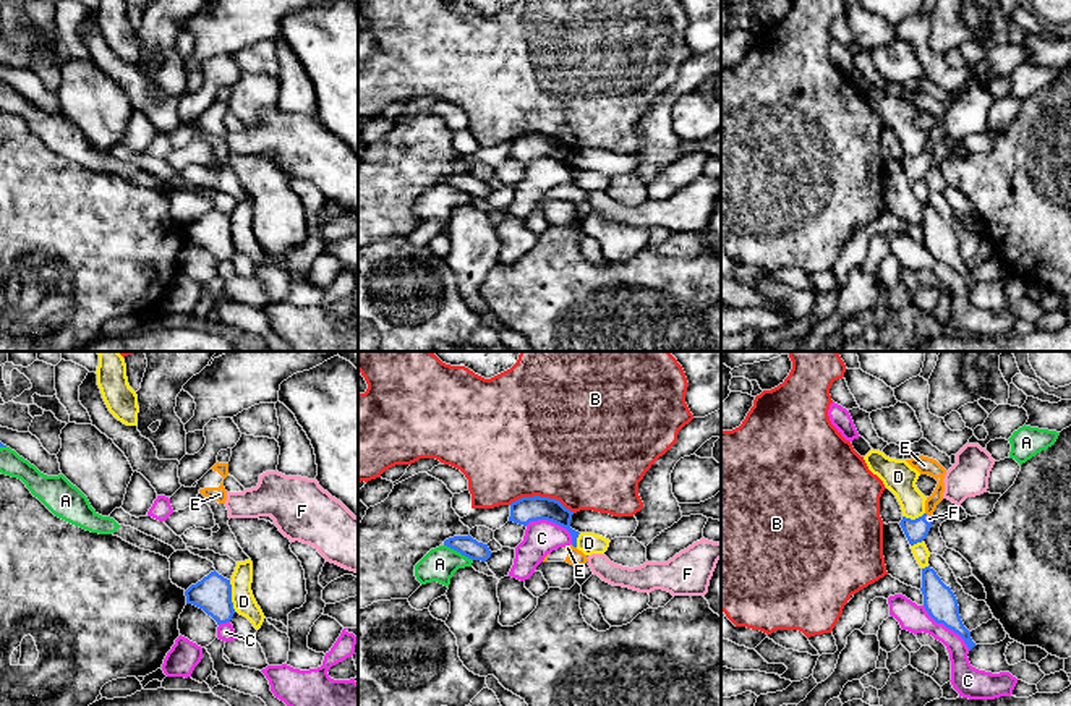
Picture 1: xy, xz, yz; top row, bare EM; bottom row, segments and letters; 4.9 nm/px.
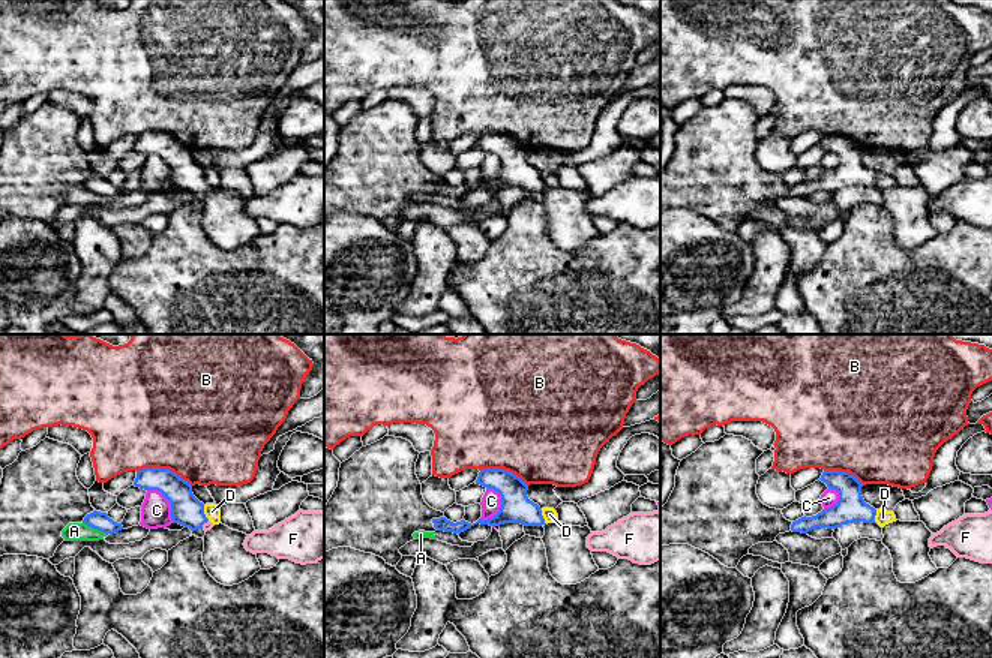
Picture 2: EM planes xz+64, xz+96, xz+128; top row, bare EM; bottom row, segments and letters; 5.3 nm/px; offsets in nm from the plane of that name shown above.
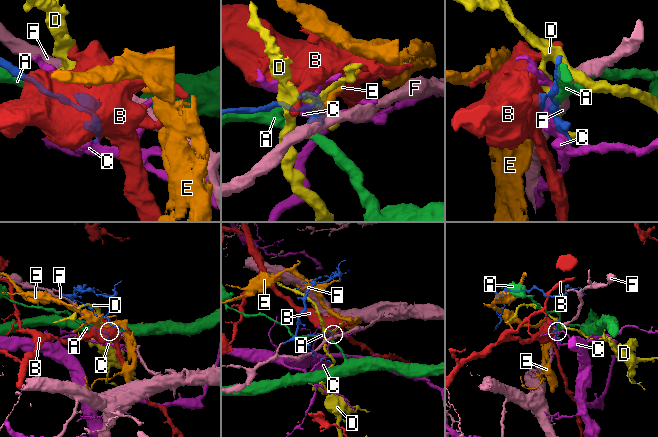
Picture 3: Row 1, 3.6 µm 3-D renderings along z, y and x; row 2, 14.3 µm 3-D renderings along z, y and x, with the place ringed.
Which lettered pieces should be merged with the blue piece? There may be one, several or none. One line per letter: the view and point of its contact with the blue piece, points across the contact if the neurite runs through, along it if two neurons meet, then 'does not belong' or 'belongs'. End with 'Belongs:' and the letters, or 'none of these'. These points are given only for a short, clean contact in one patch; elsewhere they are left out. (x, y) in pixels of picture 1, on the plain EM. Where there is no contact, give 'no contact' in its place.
A: meets blue in xz at (459, 188); does not belong
B: meets blue in xz at (541, 135); does not belong
C: meets blue in xz at (553, 159); does not belong
D: meets blue in xy at (230, 233); does not belong
E: meets blue in xz at (574, 183); does not belong
F: meets blue in yz at (927, 159); belongs
Belongs: F

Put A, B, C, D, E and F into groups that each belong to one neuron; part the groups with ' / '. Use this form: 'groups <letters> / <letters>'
groups A / B / C / D / E / F

